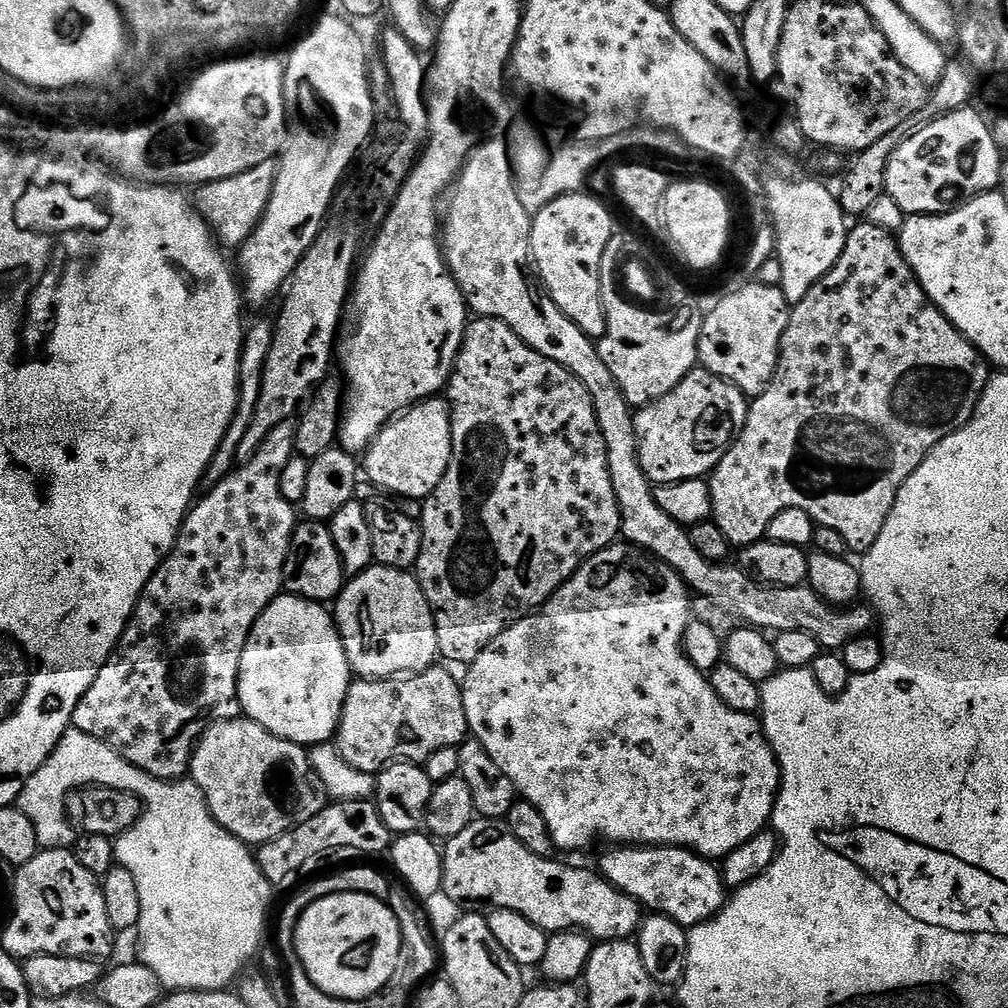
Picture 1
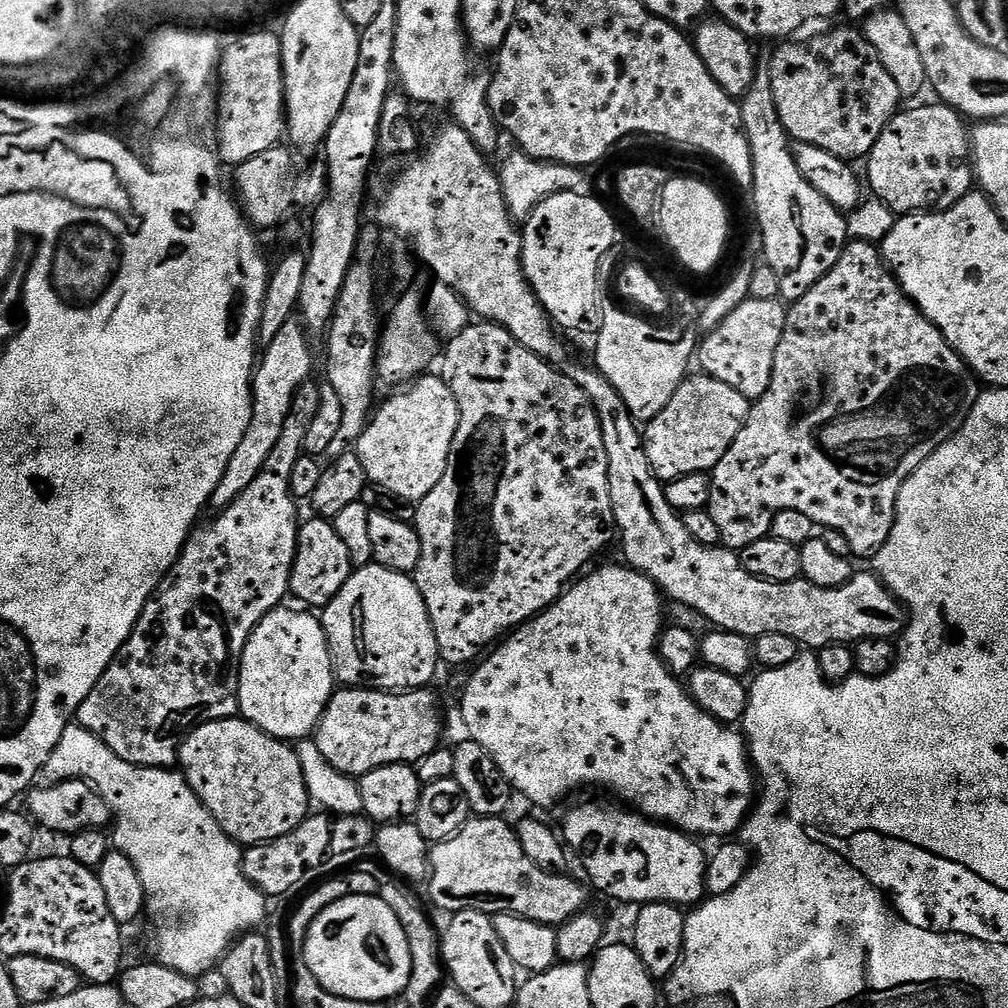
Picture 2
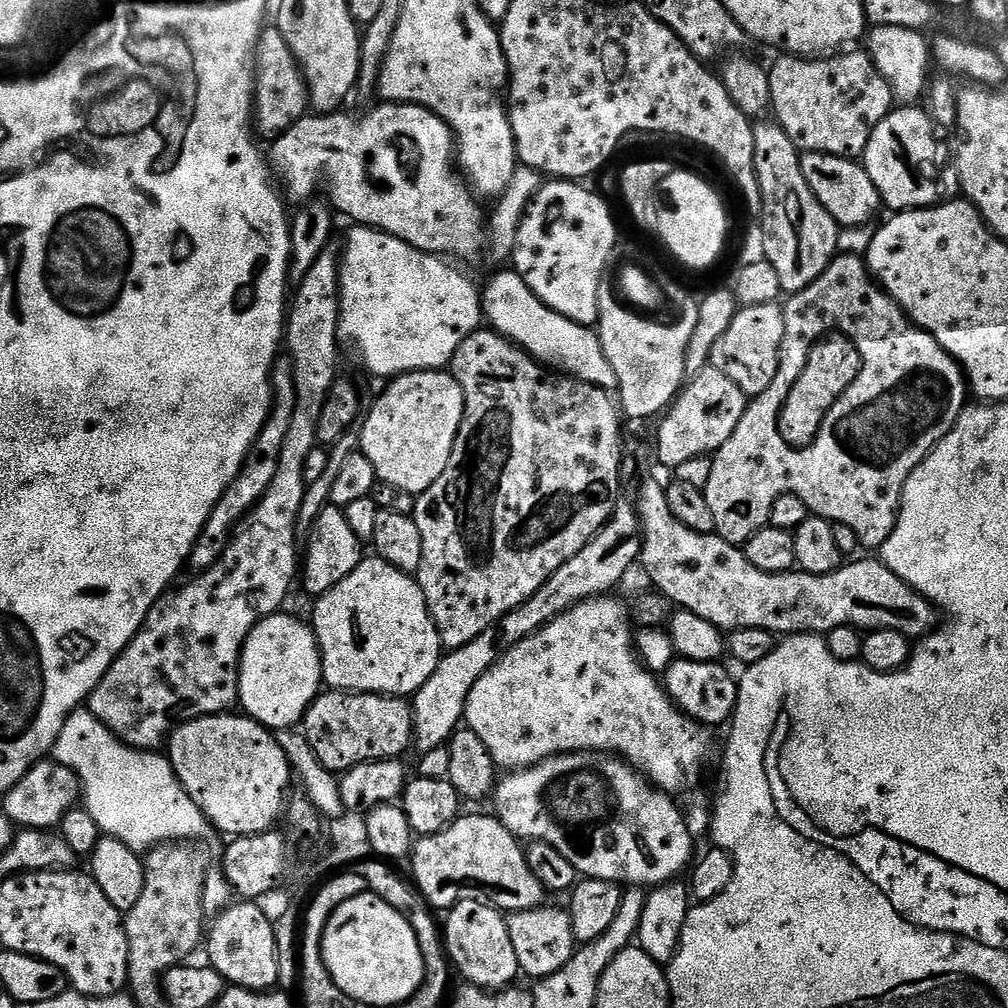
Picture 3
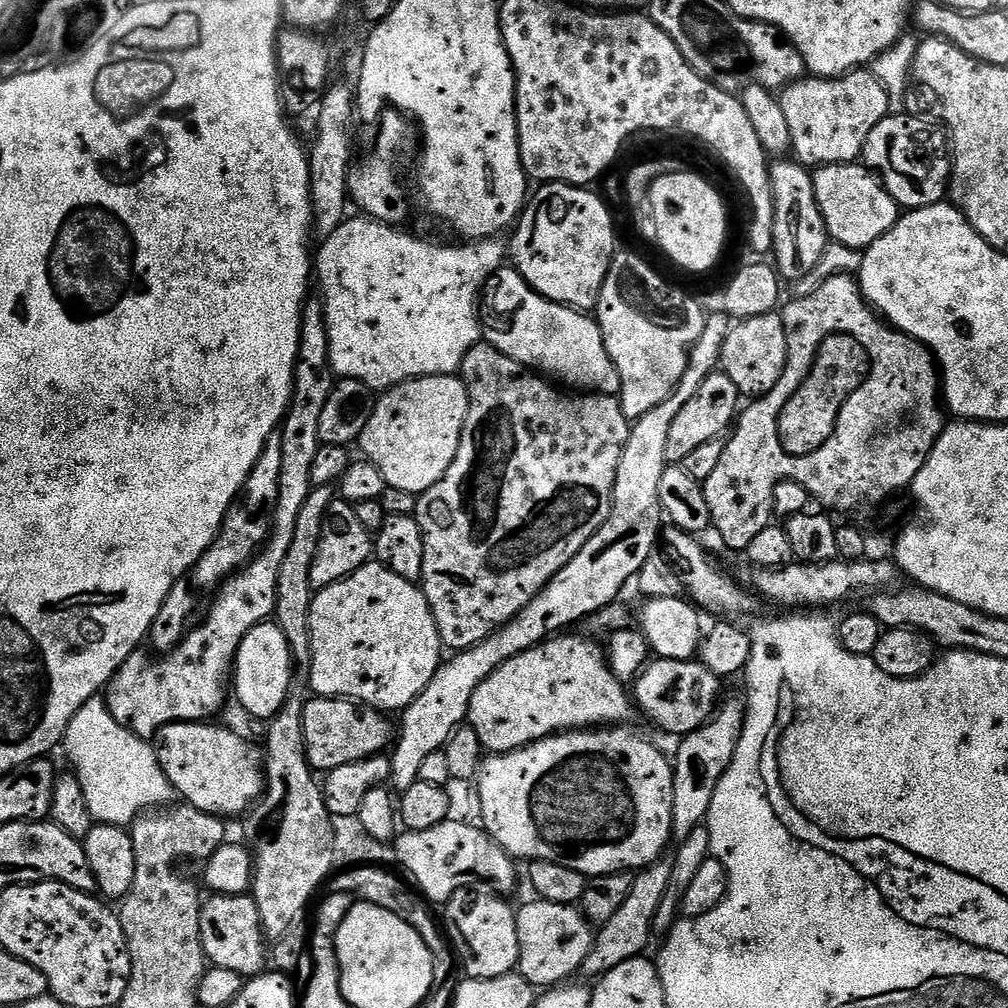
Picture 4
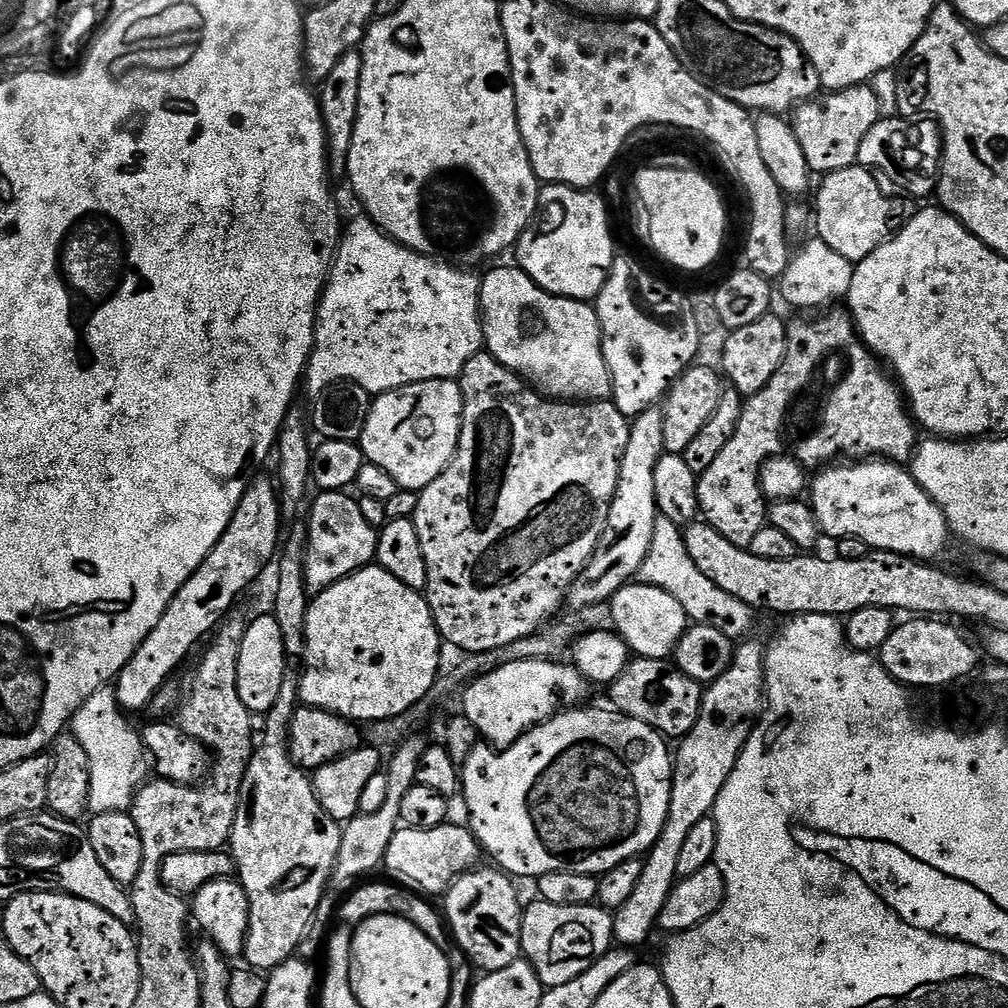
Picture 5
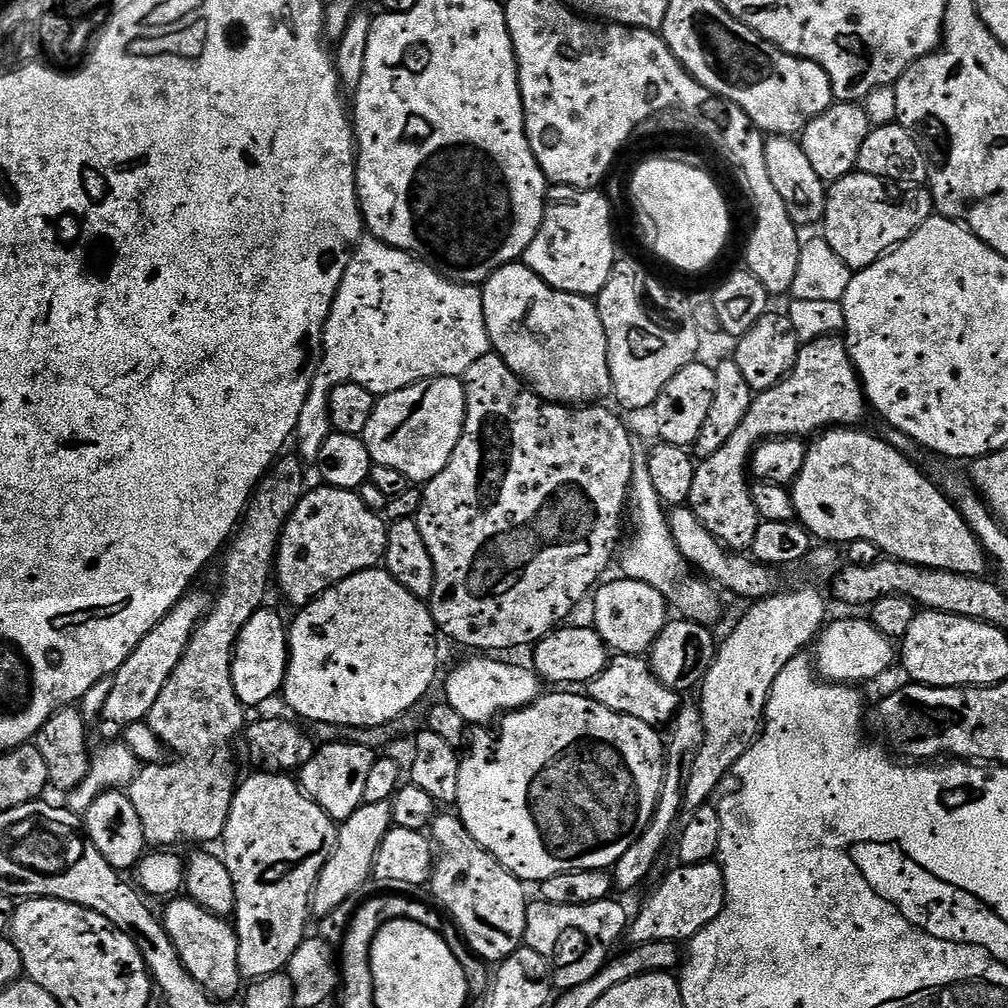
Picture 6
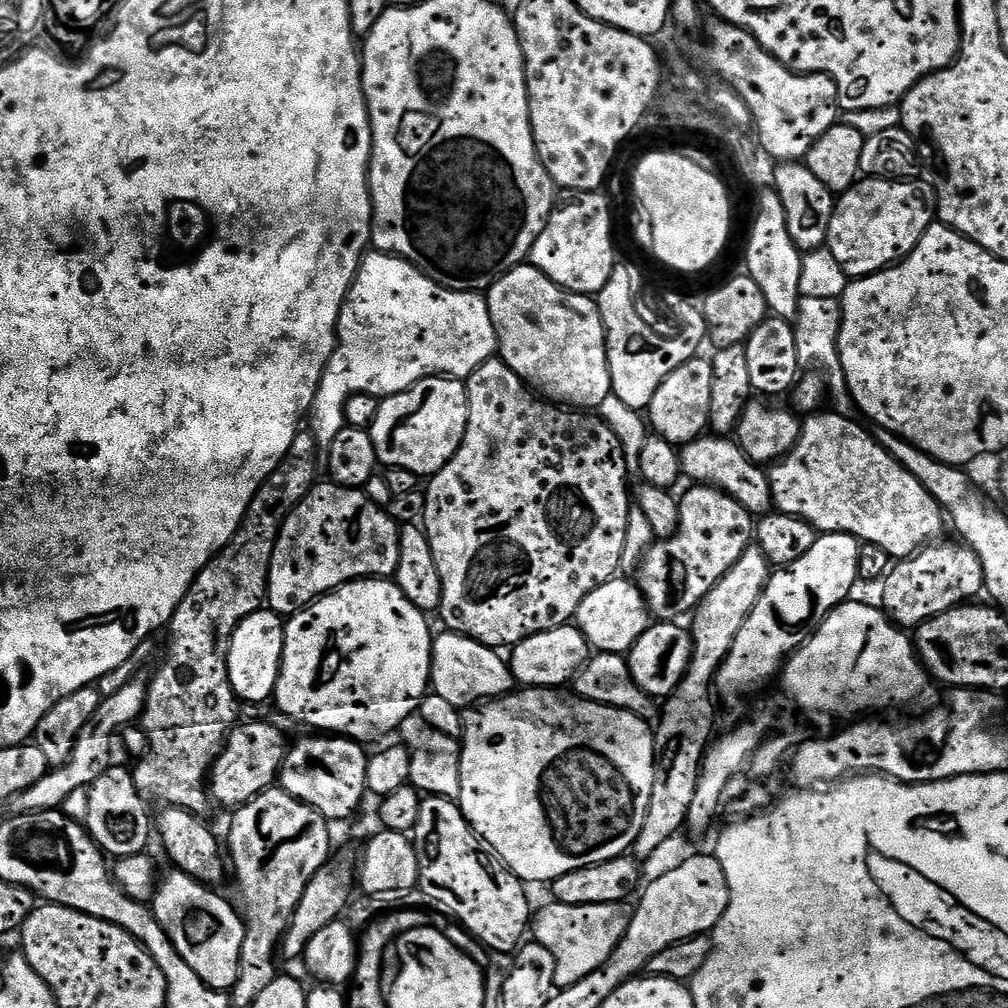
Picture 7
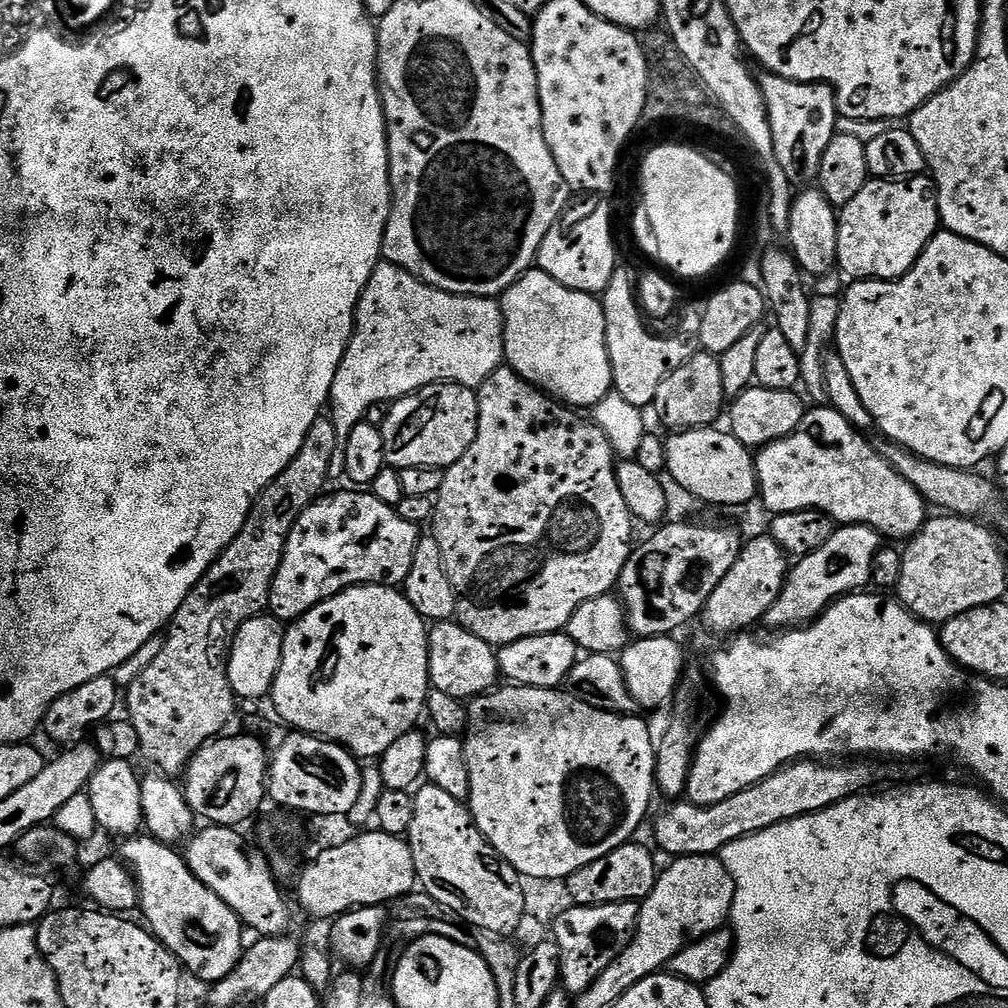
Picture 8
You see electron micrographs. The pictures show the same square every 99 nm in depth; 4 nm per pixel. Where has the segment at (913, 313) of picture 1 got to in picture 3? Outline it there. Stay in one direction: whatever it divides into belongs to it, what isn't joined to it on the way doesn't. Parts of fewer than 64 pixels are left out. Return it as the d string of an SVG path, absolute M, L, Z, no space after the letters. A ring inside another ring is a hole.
M837 254L830 262L830 266L826 266L826 270L817 280L810 282L810 286L806 286L806 290L791 293L783 301L782 307L784 310L784 337L782 338L782 350L778 362L778 374L774 374L774 382L770 382L770 386L766 386L766 390L762 390L762 394L749 403L748 409L742 414L742 422L738 422L738 430L734 430L734 434L730 434L730 438L726 438L724 445L711 457L710 482L706 482L702 491L706 498L706 506L710 506L710 518L714 518L715 535L723 538L728 544L743 546L754 534L769 527L774 502L778 502L778 498L796 496L808 508L813 517L826 520L831 525L850 526L850 530L854 530L854 534L858 538L861 549L883 549L884 543L890 538L890 534L894 530L896 518L900 514L900 499L904 493L904 483L910 478L914 469L934 451L936 443L942 438L946 438L946 434L958 422L958 418L964 413L965 407L969 403L970 389L964 374L952 355L930 333L912 323L904 309L880 287L872 273L869 272L864 256ZM833 332L840 332L842 335L848 336L857 347L858 354L861 356L860 373L854 378L853 384L834 402L833 408L826 414L825 420L821 423L820 432L814 437L812 444L807 448L791 448L779 437L780 411L783 410L787 395L790 394L795 380L802 374L803 367L806 366L807 356L810 354L811 348L825 335Z

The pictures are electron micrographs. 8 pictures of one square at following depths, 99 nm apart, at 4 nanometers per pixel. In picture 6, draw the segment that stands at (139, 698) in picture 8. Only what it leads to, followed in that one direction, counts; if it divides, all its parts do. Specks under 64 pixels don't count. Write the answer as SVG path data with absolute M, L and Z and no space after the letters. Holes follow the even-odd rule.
M281 455L274 467L265 472L263 480L256 485L242 523L223 553L224 573L220 576L220 593L215 593L212 611L196 627L196 633L186 646L186 654L182 654L178 666L174 666L170 682L162 686L162 694L158 694L158 702L154 702L148 715L146 723L150 730L154 730L169 753L176 755L169 764L144 764L126 788L130 802L134 802L134 810L138 810L145 845L153 849L168 850L176 846L172 844L180 844L183 840L188 844L196 844L192 846L208 846L211 840L219 841L226 830L226 818L230 818L230 806L238 787L236 764L232 761L232 739L240 731L241 735L246 728L246 709L234 690L232 654L236 650L236 639L242 634L246 622L250 622L252 615L265 607L268 580L270 584L274 576L274 557L280 547L280 534L306 491L305 465L295 455L288 455Z

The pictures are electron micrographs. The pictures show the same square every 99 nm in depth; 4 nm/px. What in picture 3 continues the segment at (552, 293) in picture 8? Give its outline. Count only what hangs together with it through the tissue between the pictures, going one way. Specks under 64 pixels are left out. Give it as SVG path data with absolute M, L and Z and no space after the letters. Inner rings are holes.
M516 271L500 272L488 285L483 285L482 316L487 323L488 320L492 323L489 324L491 331L517 344L541 365L596 388L616 388L616 375L602 350L599 335L547 308Z

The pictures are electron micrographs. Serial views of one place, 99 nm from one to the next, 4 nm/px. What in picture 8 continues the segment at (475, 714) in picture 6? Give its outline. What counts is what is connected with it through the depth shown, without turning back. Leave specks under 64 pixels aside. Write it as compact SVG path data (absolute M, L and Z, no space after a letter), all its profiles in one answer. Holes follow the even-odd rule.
M436 622L428 634L428 679L431 687L450 694L450 698L467 702L497 687L500 662L493 645L482 642L456 622Z

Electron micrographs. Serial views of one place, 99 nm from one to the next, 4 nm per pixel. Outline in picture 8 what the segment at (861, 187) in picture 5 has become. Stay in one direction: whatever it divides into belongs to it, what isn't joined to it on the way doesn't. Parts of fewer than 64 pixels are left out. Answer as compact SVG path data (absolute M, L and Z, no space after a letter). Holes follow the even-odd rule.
M921 174L903 180L869 179L858 195L838 212L839 271L857 280L896 280L904 276L918 262L922 250L936 237L940 223L940 198L935 183Z

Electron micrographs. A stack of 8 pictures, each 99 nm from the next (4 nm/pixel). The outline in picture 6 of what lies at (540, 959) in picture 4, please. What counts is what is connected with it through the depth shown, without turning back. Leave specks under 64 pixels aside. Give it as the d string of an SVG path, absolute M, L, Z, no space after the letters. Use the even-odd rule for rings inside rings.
M609 898L586 906L529 903L524 944L548 960L557 989L567 990L582 986L598 975L600 969L608 963L614 952L612 947L619 942L620 936L622 940L630 924L630 912L628 916L627 910L614 901L615 899Z

